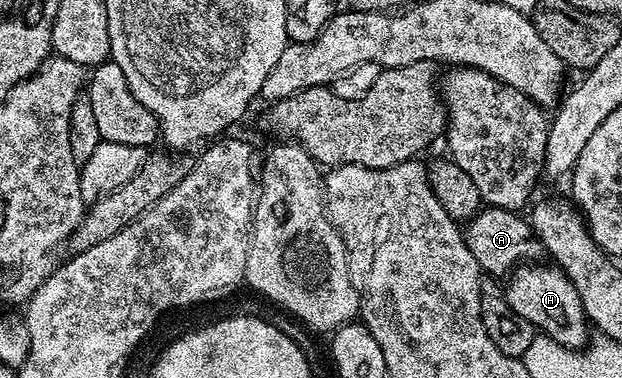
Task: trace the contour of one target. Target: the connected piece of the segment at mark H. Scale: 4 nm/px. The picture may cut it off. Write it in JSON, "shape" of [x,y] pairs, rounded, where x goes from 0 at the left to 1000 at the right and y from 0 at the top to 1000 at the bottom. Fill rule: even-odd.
{"shape":[[[842,696],[822,714],[812,743],[818,812],[825,812],[831,833],[850,844],[850,854],[857,854],[871,889],[916,923],[936,926],[947,902],[947,852],[926,759],[891,698],[867,698],[873,696]]]}

